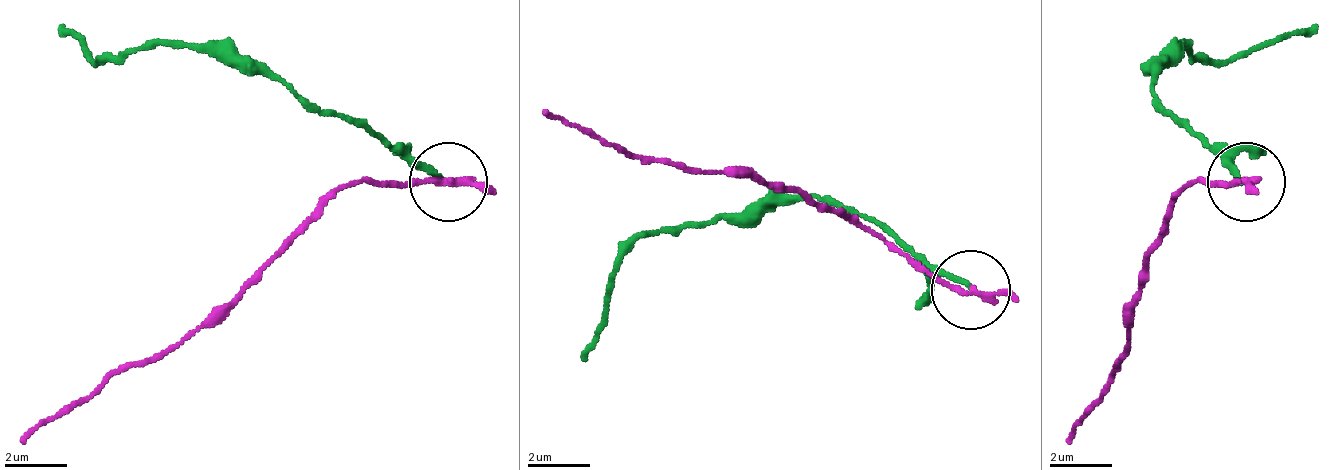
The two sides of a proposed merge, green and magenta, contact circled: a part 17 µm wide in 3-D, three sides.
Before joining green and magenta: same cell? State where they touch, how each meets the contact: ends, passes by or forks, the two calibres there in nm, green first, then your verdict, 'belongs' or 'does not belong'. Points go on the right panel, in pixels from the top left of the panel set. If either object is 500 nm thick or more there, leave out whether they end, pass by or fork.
(1246, 182) | green ends | magenta passes by | 170/200 nm | does not belong

